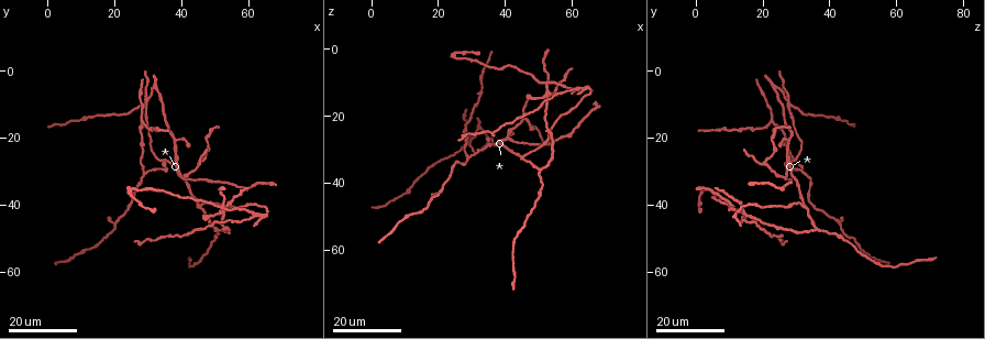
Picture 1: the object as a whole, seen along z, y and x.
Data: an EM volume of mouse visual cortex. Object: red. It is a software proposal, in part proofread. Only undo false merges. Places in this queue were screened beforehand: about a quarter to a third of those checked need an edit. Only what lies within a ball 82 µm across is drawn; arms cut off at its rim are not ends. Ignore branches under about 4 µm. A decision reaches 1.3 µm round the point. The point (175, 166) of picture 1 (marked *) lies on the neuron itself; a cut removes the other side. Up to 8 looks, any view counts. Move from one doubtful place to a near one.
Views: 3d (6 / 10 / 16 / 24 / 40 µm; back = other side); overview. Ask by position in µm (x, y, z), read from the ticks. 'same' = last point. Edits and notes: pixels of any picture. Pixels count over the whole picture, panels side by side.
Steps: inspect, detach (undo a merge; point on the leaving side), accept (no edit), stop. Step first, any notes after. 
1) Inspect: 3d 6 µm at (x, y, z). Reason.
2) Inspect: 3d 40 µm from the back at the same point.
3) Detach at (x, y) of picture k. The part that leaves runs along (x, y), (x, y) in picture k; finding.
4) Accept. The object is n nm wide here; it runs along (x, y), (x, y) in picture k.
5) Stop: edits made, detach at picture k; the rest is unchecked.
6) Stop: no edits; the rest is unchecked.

Inspect: 3d 16 µm at (29.0, 31.0, 32.0). Arms part here.

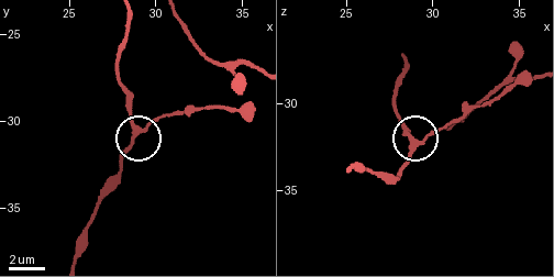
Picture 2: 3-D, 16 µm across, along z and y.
Inspect: 3d 6 µm at (28.9, 30.3, 32.1).

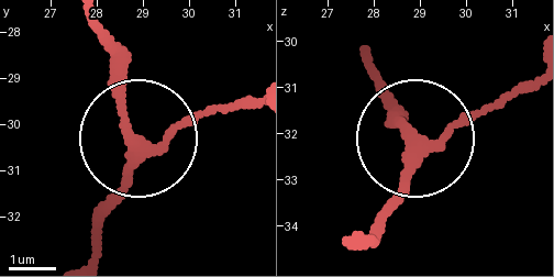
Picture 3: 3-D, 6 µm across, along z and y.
Accept. 3 arms meet here; all the same neuron.

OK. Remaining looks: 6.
Inspect: 3d 16 µm at (29.0, 14.5, 22.0). Side arm on a straight run.

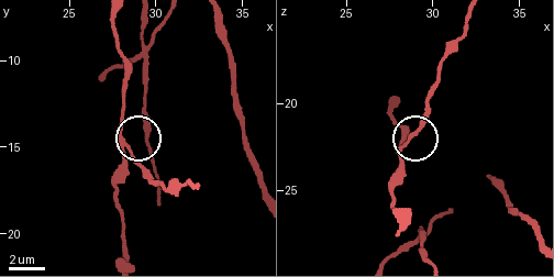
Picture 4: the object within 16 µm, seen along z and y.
Inspect: 3d 6 µm at (28.3, 14.8, 22.3).

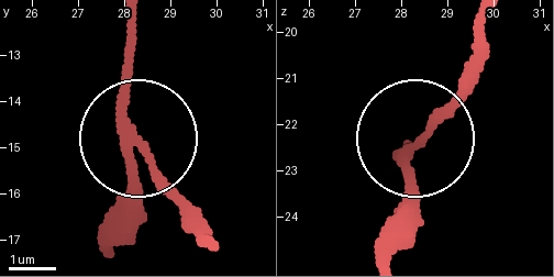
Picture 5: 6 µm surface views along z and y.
Inspect: 3d 6 µm from the back at (28.35, 14.85, 22.45).

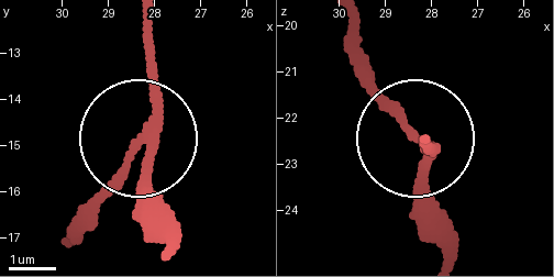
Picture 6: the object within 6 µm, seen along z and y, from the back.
Accept. The side arm is 14 µm long; it runs along (442, 254), (430, 140) in picture 6; continuous, no second neuron.

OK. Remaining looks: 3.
Inspect: 3d 16 µm at (46.0, 40.5, 32.0).

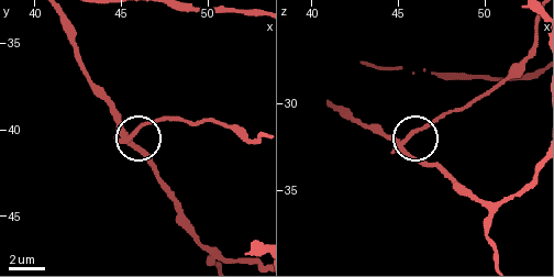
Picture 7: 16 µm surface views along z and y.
Inspect: 3d 6 µm at (45.6, 40.4, 32.1).

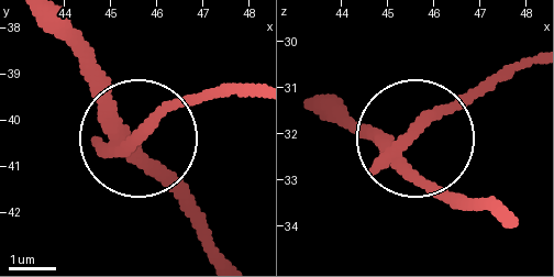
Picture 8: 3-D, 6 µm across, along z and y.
Detach at (152, 113) of picture 8. 4 arms meet here; the part that leaves runs along (111, 152), (190, 101), (248, 93) in picture 8; a second neuron is stuck on.

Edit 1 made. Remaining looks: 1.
Stop: edits made, detach at picture 8; the rest is unchecked.

